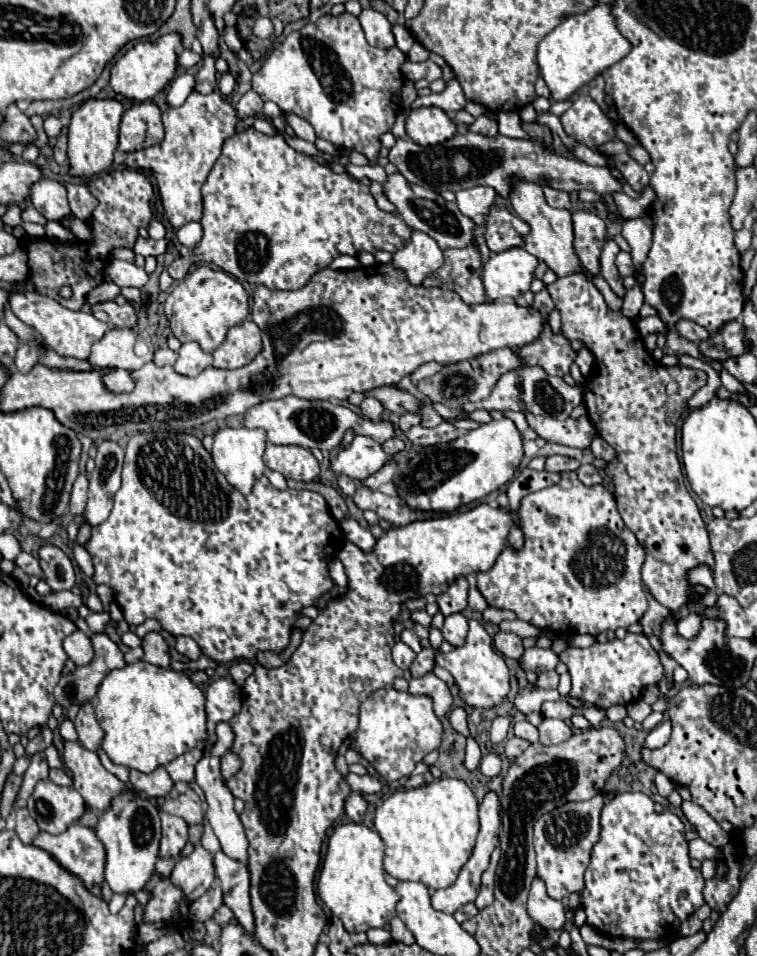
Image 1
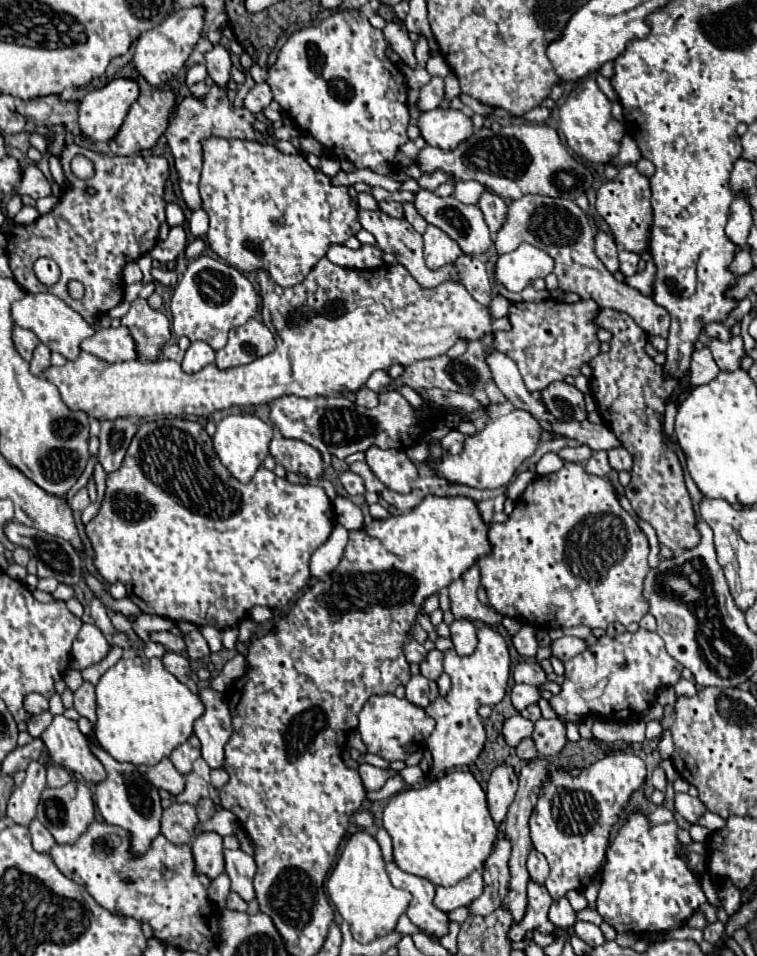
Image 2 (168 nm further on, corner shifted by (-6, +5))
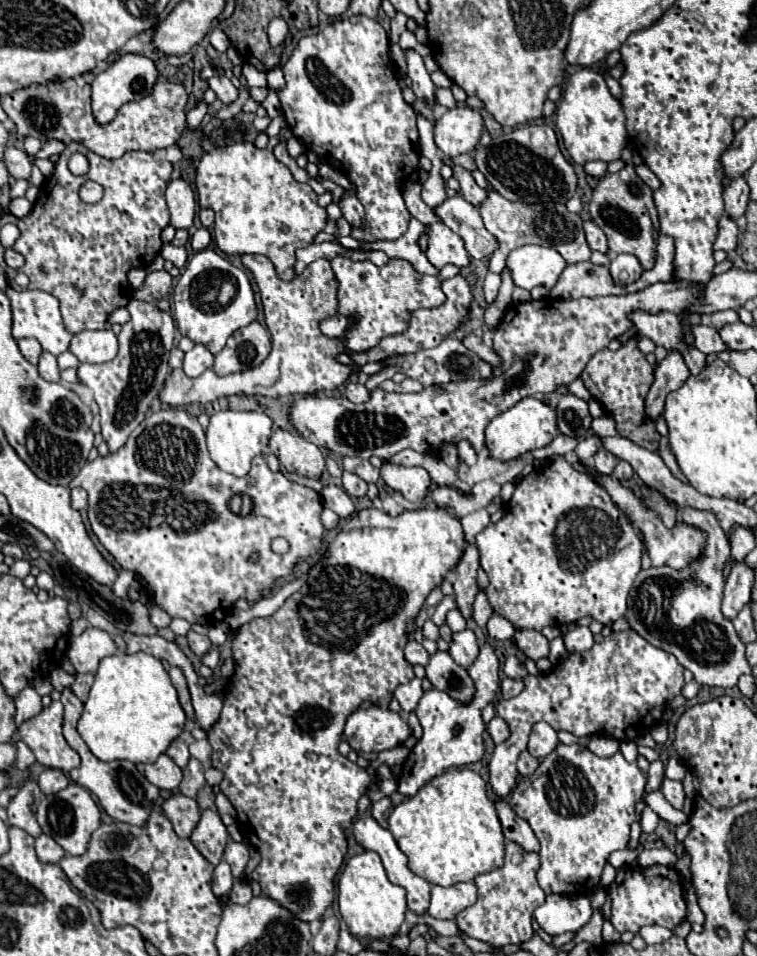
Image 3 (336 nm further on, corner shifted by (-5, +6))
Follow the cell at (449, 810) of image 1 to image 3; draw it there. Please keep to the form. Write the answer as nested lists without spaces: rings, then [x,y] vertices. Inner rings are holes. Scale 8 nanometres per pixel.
[[[469,768],[447,770],[427,782],[415,796],[405,798],[399,806],[393,808],[389,816],[389,830],[401,852],[409,858],[409,868],[431,884],[453,886],[457,882],[469,882],[479,874],[503,866],[505,842],[501,822],[497,818],[493,802],[487,796],[487,783]]]

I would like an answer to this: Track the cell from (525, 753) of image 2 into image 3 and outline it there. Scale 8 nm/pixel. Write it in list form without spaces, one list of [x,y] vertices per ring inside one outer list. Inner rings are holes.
[[[527,750],[521,752],[521,756],[519,756],[519,760],[517,760],[517,772],[519,772],[521,776],[531,776],[531,774],[537,770],[537,766],[539,766],[539,760],[537,760],[537,758],[533,758]]]

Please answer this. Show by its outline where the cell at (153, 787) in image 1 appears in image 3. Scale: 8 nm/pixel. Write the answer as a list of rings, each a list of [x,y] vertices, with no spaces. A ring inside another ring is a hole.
[[[161,754],[153,764],[143,764],[141,772],[151,784],[167,790],[175,790],[183,778],[183,770],[167,754]]]

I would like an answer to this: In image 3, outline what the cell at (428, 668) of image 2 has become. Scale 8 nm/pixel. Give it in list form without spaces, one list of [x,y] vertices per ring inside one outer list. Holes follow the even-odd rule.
[[[437,652],[431,656],[429,664],[425,666],[427,680],[433,688],[449,694],[459,704],[471,704],[475,696],[475,684],[469,678],[467,670],[453,662],[449,652]]]

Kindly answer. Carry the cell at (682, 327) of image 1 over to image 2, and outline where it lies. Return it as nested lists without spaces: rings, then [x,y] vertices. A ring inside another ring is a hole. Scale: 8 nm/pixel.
[[[708,323],[708,325],[704,327],[704,333],[706,333],[708,337],[720,339],[720,341],[726,341],[726,339],[732,337],[732,335],[730,335],[730,327],[726,327],[726,325],[722,325],[722,323]]]

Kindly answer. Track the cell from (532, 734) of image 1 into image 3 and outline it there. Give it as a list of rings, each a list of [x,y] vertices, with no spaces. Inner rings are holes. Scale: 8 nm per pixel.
[[[495,716],[487,724],[487,732],[495,744],[501,744],[501,742],[505,742],[505,738],[509,738],[509,726],[505,726],[505,720],[499,716]]]

